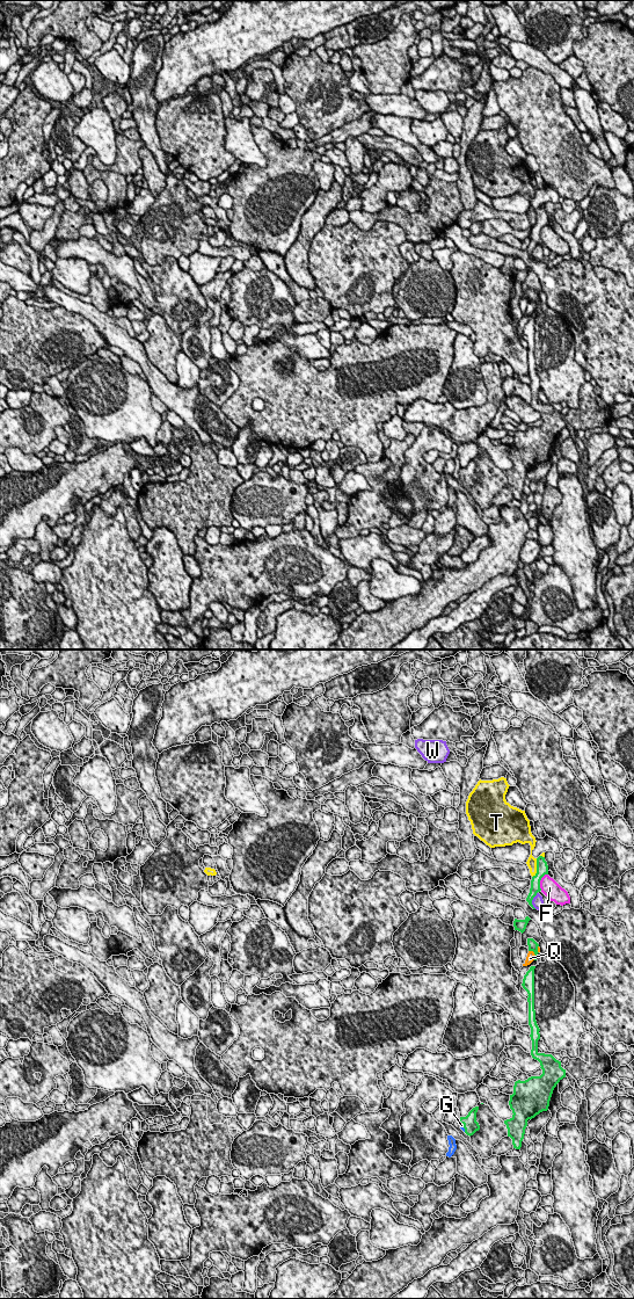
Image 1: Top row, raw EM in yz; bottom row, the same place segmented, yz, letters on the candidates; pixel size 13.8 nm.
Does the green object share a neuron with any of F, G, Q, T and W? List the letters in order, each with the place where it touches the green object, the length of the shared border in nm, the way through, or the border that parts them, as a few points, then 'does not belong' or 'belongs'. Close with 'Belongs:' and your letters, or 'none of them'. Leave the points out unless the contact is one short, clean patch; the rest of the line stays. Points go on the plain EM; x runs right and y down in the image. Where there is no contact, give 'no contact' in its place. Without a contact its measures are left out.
F: meets green in yz at (539, 232); contact 260 nm long; border along yz (547, 224), (540, 231), (540, 240); does not belong
G: meets green in yz at (464, 477); contact 150 nm long; runs through yz (471, 476), (464, 477), (461, 476); belongs
Q: meets green in yz at (534, 304); contact 170 nm long; border along yz (529, 300), (533, 303), (534, 310); does not belong
T: meets green in yz at (537, 218); contact 280 nm long; border along yz (537, 209), (537, 223), (532, 227); does not belong
W: meets green in yz at (532, 249); contact 240 nm long; does not belong
Belongs: G

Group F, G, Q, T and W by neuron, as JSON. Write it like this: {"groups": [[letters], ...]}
{"groups": [["F"], ["G"], ["Q"], ["T"], ["W"]]}

